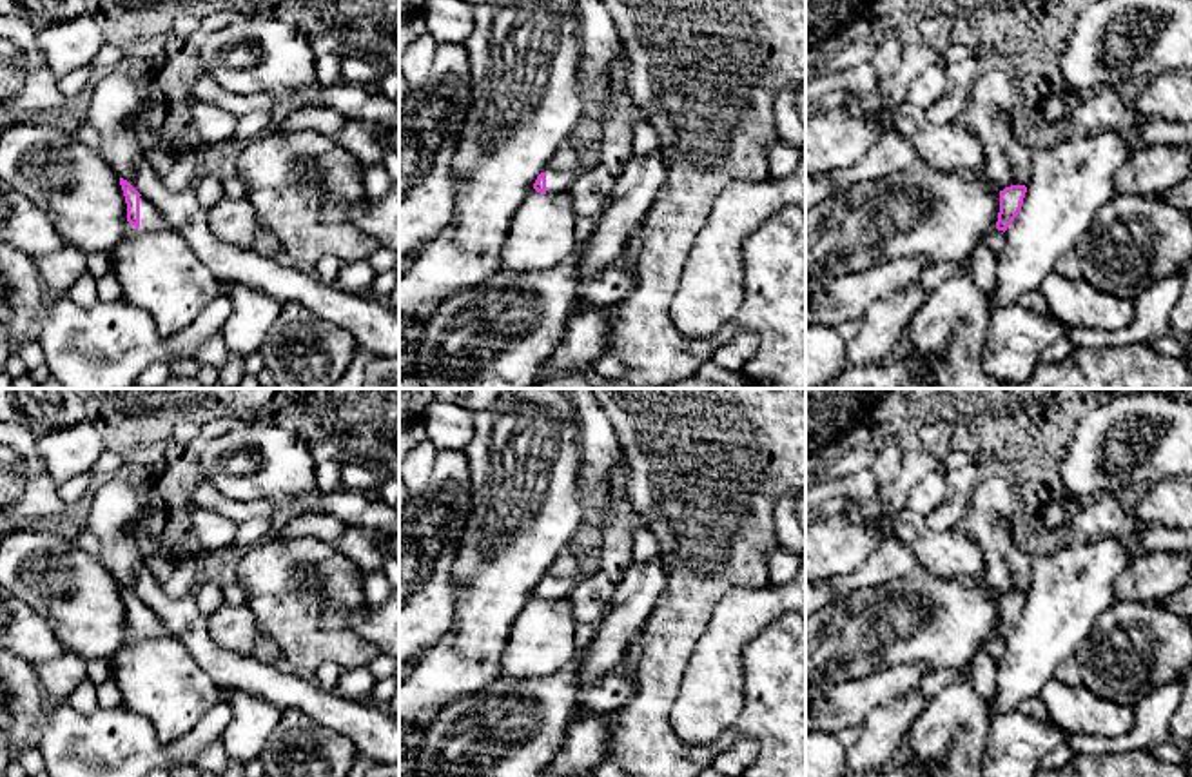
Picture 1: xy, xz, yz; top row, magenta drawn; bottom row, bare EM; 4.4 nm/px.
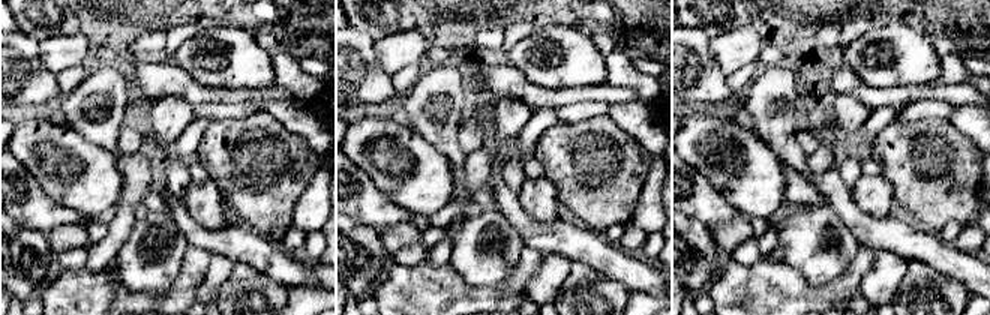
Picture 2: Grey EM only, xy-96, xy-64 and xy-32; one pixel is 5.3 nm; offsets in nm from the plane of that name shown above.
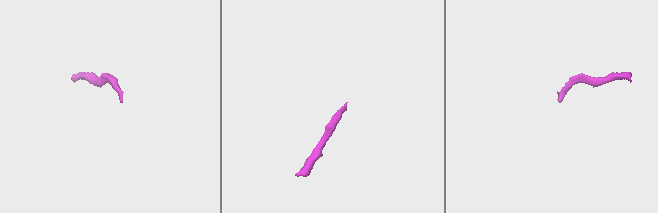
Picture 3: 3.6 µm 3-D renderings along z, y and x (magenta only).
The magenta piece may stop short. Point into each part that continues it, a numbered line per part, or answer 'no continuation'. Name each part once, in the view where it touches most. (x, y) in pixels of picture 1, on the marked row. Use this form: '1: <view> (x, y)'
1: xy (151, 218)

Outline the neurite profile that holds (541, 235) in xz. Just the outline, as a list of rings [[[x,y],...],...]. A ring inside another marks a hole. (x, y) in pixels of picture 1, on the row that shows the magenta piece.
[[[532,189],[519,205],[501,252],[503,272],[550,270],[577,249],[577,212],[568,192]]]

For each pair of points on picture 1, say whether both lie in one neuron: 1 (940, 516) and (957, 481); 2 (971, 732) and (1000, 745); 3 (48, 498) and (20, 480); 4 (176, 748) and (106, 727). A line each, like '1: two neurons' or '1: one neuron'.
1: one neuron
2: two neurons
3: one neuron
4: one neuron

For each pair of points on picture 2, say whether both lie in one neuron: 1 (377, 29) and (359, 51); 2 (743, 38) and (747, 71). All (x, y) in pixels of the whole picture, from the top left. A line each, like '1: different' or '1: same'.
1: different
2: different

